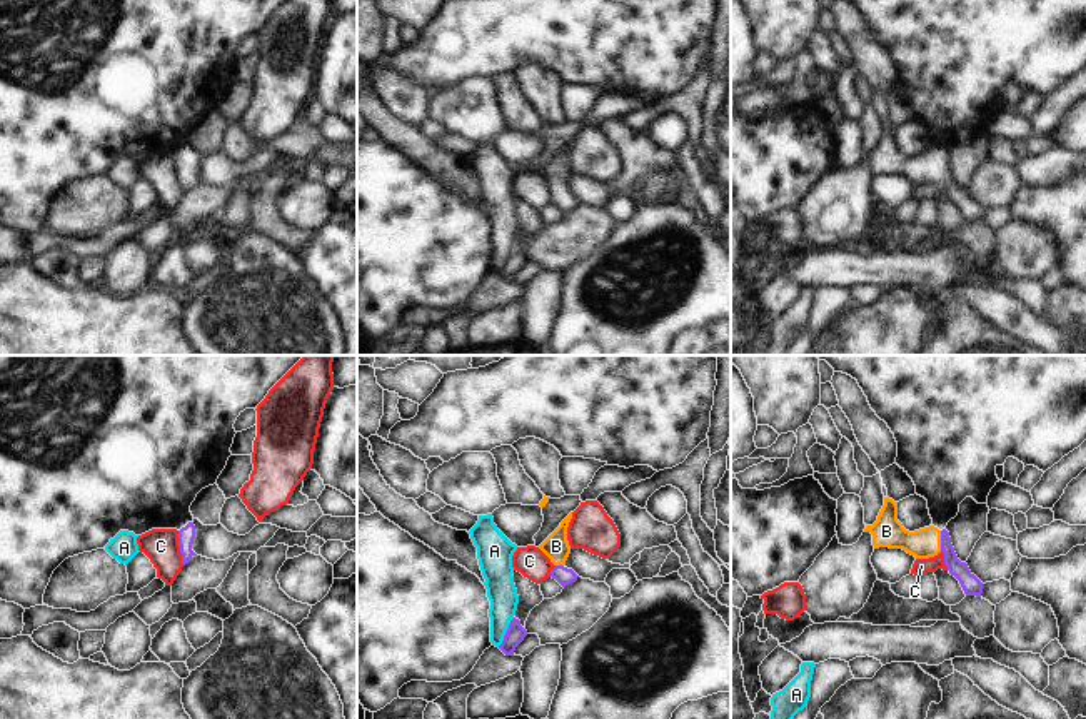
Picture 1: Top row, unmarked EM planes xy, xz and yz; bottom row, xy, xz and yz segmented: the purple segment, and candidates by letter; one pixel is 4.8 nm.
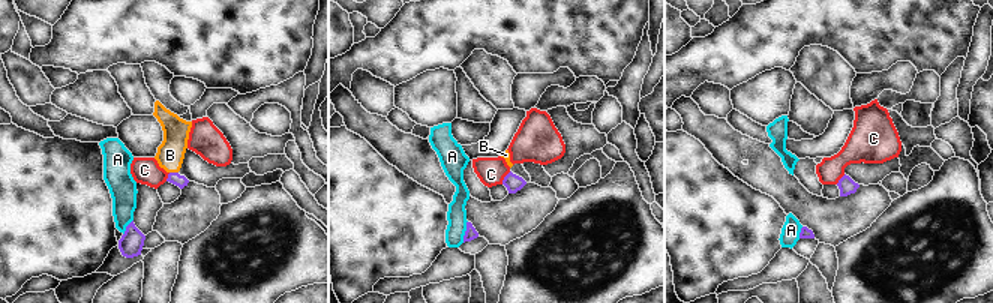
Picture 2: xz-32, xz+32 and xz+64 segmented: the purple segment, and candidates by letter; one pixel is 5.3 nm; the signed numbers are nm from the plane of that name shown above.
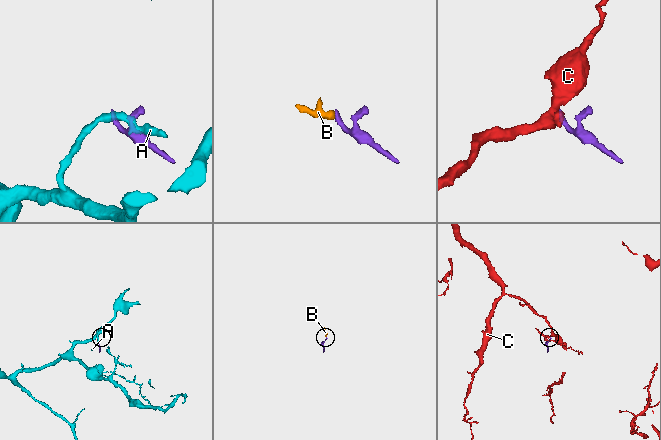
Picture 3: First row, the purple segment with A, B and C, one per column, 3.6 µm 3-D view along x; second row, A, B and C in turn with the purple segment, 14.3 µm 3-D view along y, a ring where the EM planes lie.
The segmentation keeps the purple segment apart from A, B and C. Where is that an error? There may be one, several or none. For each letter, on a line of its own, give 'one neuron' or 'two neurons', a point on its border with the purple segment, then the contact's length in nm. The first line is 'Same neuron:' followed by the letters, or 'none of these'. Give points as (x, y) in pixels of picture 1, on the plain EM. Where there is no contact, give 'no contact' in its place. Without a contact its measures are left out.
Same neuron: B
A: two neurons; meets purple in xz at (506, 259); contact 170 nm long
B: one neuron; meets purple in yz at (941, 167); contact 100 nm long
C: two neurons; meets purple in xy at (180, 174); contact 170 nm long

